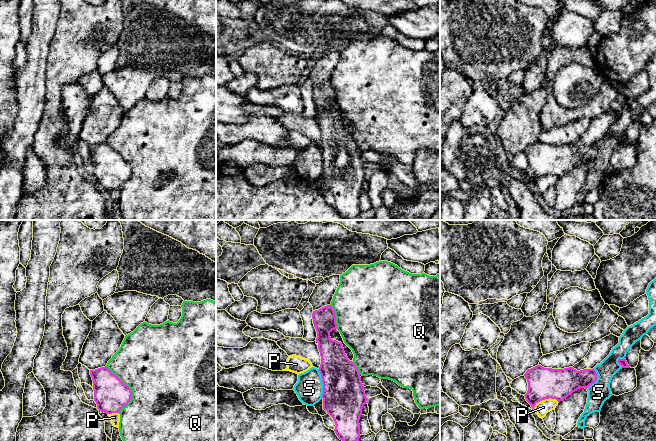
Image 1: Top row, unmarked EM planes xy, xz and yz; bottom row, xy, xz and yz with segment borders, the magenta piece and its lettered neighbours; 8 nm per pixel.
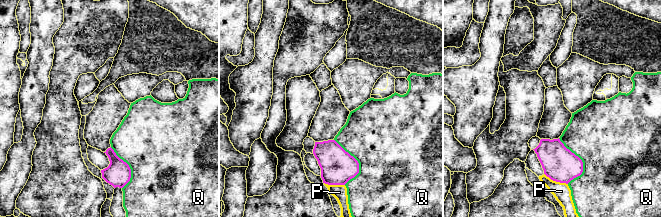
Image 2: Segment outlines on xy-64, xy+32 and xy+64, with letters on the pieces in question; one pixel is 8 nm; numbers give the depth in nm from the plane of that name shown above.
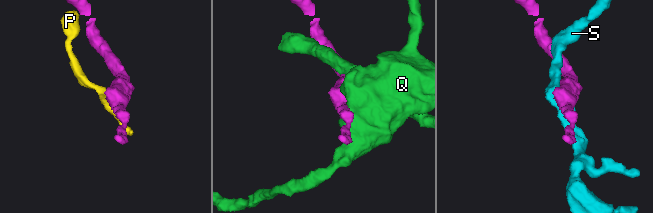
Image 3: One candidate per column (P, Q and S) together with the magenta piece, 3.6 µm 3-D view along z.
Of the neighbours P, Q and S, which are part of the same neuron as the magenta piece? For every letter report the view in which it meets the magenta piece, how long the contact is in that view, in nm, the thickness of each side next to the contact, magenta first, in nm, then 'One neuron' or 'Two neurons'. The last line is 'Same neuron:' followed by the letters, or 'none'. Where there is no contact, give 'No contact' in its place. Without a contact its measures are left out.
P: Touches magenta in yz. Shared border 220 nm. Thickness 260 nm (magenta) against 110 nm. Two neurons
Q: Touches magenta in xy. Shared border 400 nm. Thickness 280 nm (magenta) against 500 nm. Two neurons
S: Touches magenta in xz. Shared border 240 nm. Thickness 340 nm (magenta) against 220 nm. Two neurons
Same neuron: none

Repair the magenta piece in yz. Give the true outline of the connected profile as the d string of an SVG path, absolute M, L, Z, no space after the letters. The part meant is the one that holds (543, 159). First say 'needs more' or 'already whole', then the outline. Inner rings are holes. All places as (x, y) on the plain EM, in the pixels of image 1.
already whole; M541 141L528 145L524 152L528 158L528 167L524 172L532 185L545 175L563 177L573 168L581 164L587 165L597 156L594 145L577 147L573 143L552 145Z

